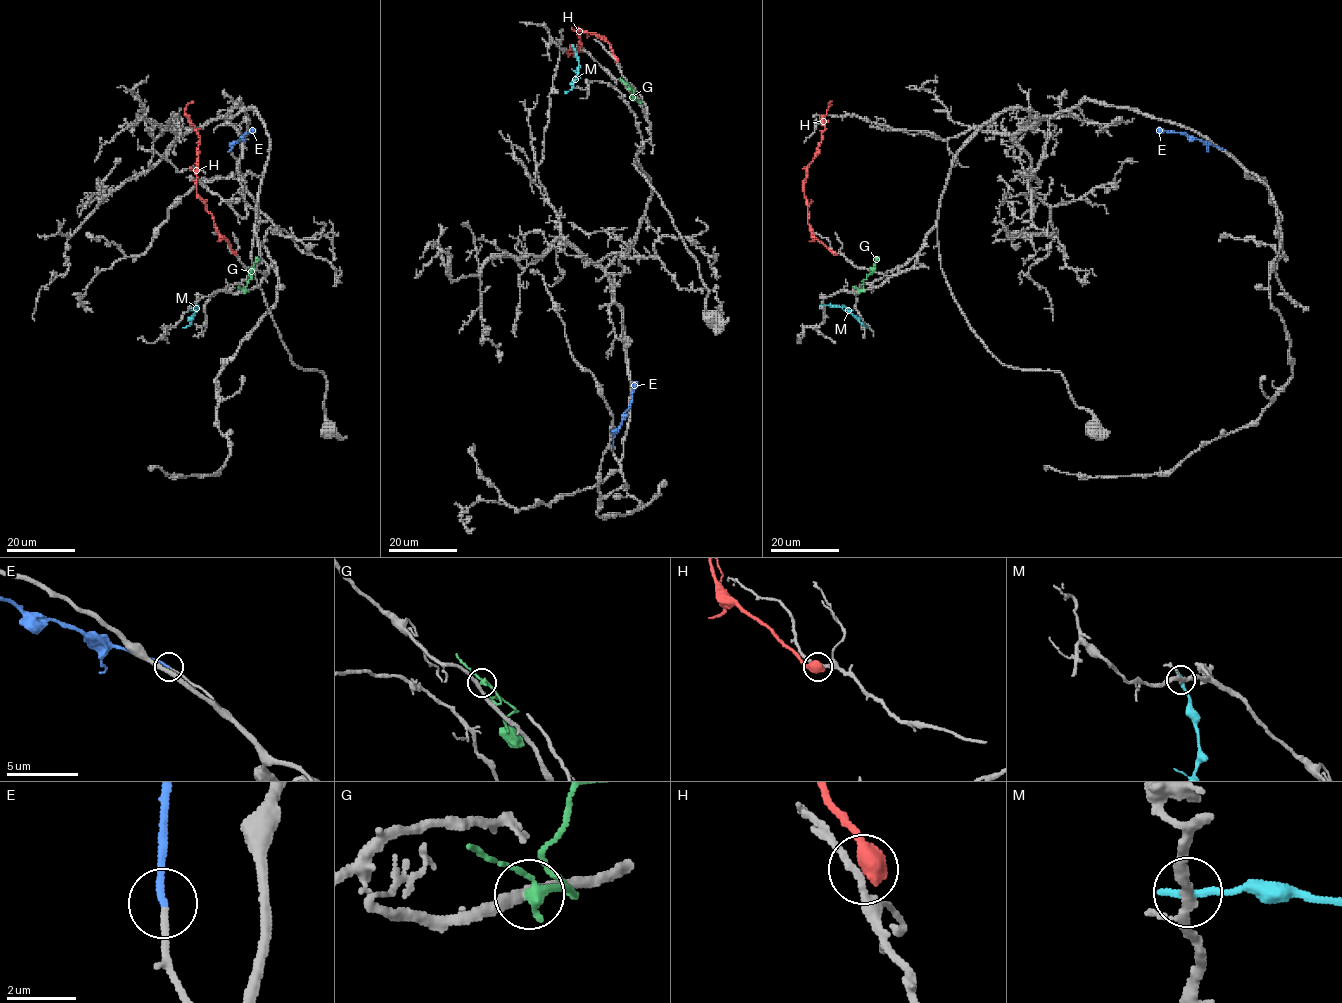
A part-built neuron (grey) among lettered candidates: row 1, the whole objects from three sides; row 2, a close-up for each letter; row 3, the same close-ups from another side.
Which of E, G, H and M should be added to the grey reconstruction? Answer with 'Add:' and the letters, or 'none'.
Add: E

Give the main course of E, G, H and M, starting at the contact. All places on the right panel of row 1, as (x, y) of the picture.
E: (1223, 149), (1183, 133), (1156, 129)
G: (859, 291), (862, 290), (862, 280), (878, 257)
H: (836, 254), (811, 233), (804, 193), (808, 165), (822, 140), (824, 115), (832, 102)
M: (823, 305), (844, 306), (868, 327)

